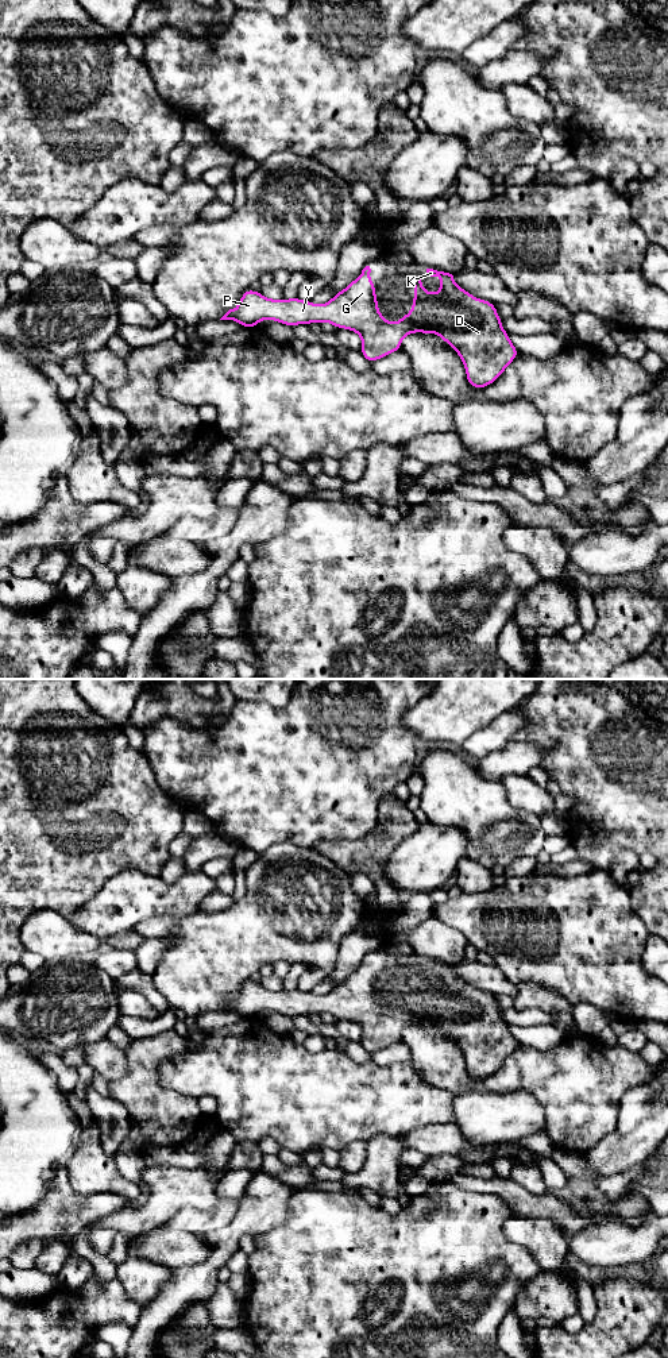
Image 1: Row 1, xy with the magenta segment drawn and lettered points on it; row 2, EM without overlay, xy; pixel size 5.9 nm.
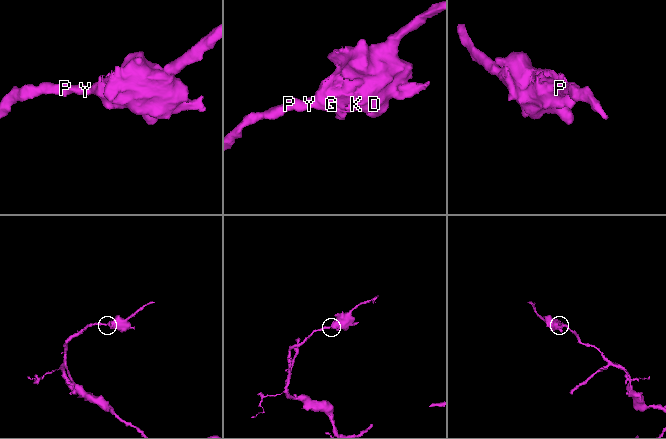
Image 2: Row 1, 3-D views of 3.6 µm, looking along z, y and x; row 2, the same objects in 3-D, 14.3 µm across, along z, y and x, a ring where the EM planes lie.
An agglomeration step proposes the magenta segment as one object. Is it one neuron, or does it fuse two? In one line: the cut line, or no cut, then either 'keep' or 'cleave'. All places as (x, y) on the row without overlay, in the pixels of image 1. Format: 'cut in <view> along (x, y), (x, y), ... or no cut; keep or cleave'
no cut; keep

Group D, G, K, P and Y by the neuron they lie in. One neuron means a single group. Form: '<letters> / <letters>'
D G K P Y

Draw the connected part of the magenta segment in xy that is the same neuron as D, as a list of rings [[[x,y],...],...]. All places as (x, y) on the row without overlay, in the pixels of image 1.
[[[366,957],[344,981],[340,981],[324,996],[304,992],[298,988],[285,991],[266,989],[260,983],[244,981],[236,1000],[229,1000],[220,1011],[232,1011],[251,1022],[260,1011],[275,1011],[283,1016],[294,1018],[309,1014],[332,1014],[336,1021],[350,1021],[362,1027],[360,1045],[370,1054],[401,1041],[402,1030],[414,1023],[437,1025],[460,1048],[467,1073],[480,1081],[495,1073],[505,1060],[520,1046],[520,1042],[502,1019],[502,1010],[494,994],[480,991],[456,976],[453,967],[433,960],[426,960],[425,967],[440,968],[439,985],[422,979],[422,967],[410,967],[409,975],[418,981],[413,985],[412,1003],[403,1006],[394,1015],[387,1012],[378,1000],[375,975],[370,971],[371,960]]]

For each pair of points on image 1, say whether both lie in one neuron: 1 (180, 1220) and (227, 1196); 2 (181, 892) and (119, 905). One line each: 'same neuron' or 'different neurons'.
1: same neuron
2: same neuron

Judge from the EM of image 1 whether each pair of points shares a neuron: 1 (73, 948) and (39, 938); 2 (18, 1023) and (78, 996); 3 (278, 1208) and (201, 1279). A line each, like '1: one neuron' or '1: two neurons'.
1: one neuron
2: one neuron
3: one neuron

